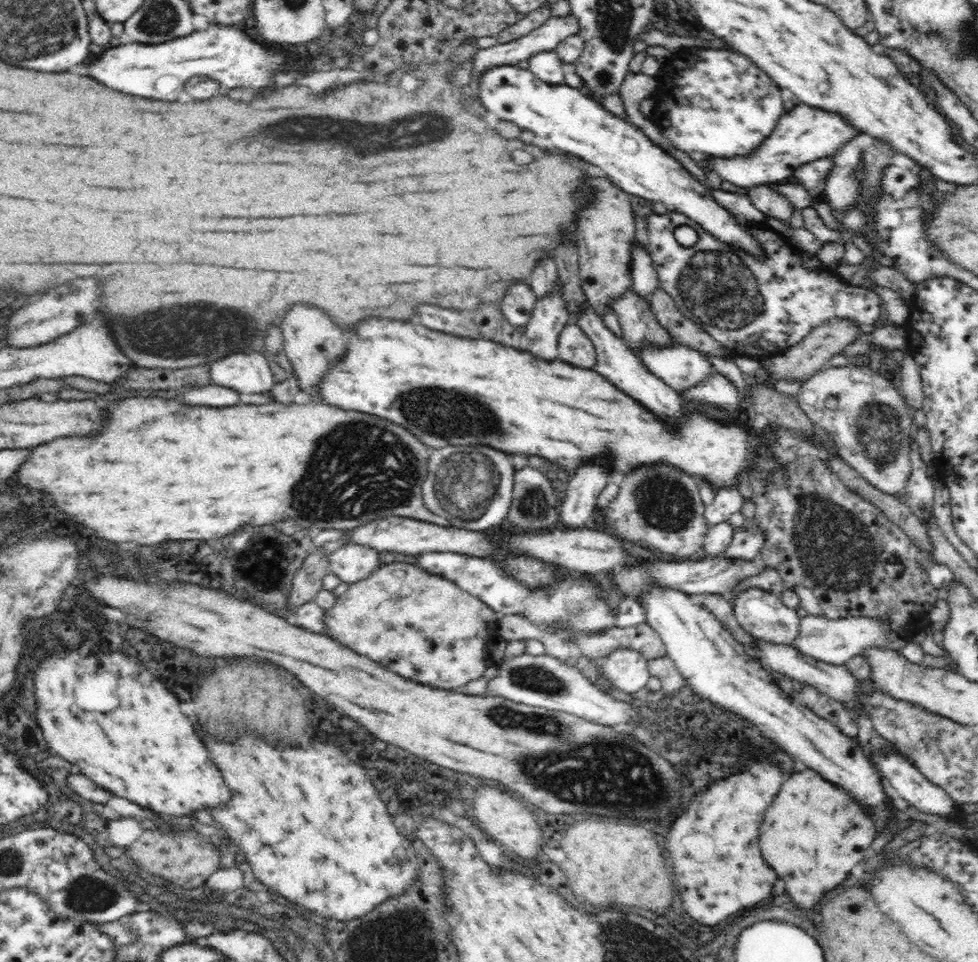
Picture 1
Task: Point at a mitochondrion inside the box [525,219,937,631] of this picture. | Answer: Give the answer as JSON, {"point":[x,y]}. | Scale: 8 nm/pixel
{"point":[831,543]}

